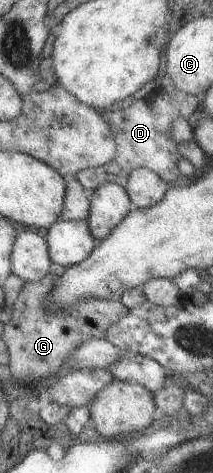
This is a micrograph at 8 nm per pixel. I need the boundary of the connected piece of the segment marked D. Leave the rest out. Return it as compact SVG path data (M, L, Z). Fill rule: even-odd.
M160 97L154 99L135 100L126 109L107 109L104 114L112 139L115 143L114 157L100 167L77 171L74 179L87 191L94 191L99 185L106 182L117 183L120 187L126 183L128 174L136 168L146 168L153 171L168 185L180 182L176 162L181 155L178 153L173 139L169 136L169 129L173 120L179 117L178 97Z

